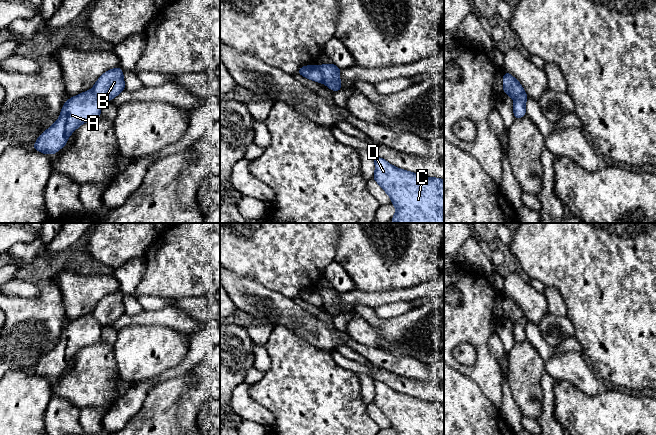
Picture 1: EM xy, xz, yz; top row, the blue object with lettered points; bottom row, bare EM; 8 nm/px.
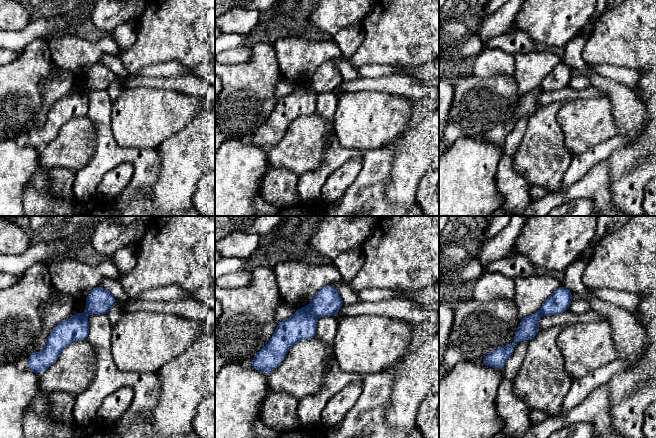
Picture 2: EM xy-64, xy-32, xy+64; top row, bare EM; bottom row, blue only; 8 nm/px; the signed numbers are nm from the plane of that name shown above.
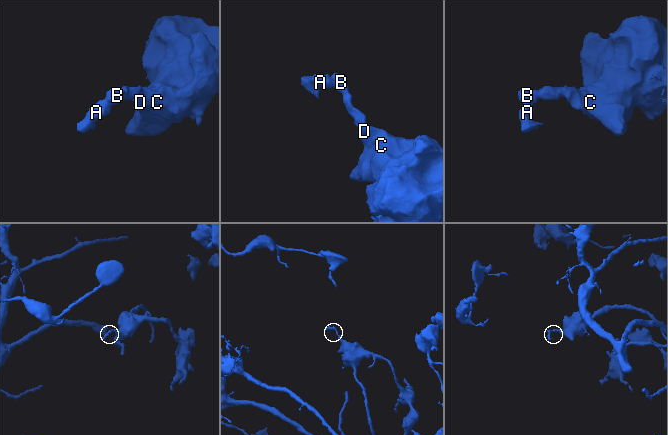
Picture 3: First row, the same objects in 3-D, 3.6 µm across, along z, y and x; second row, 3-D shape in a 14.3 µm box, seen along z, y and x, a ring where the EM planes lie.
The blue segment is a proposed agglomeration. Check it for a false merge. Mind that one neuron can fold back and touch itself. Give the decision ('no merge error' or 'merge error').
merge error

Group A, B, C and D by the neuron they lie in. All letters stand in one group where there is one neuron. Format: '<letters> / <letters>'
A / B C D

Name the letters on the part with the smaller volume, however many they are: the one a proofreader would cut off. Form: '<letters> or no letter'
A

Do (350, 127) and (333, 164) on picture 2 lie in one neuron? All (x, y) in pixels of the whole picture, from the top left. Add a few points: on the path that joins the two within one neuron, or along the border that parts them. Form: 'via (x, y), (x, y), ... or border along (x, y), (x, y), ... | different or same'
border along (333, 131), (338, 142), (343, 147), (364, 150) | different

